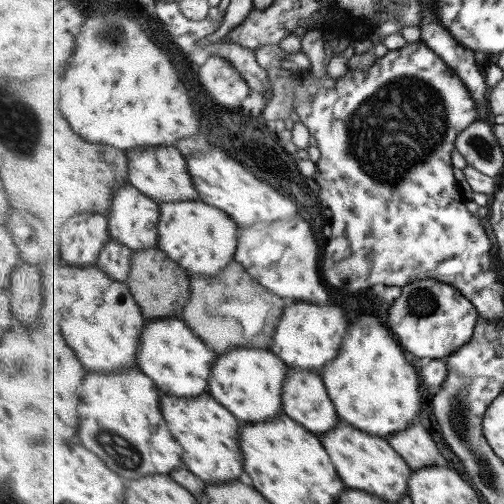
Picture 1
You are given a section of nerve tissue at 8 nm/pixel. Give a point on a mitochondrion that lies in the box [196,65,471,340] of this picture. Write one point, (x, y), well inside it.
(394, 130)

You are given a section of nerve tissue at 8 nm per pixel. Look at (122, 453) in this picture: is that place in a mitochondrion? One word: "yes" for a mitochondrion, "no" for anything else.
yes

